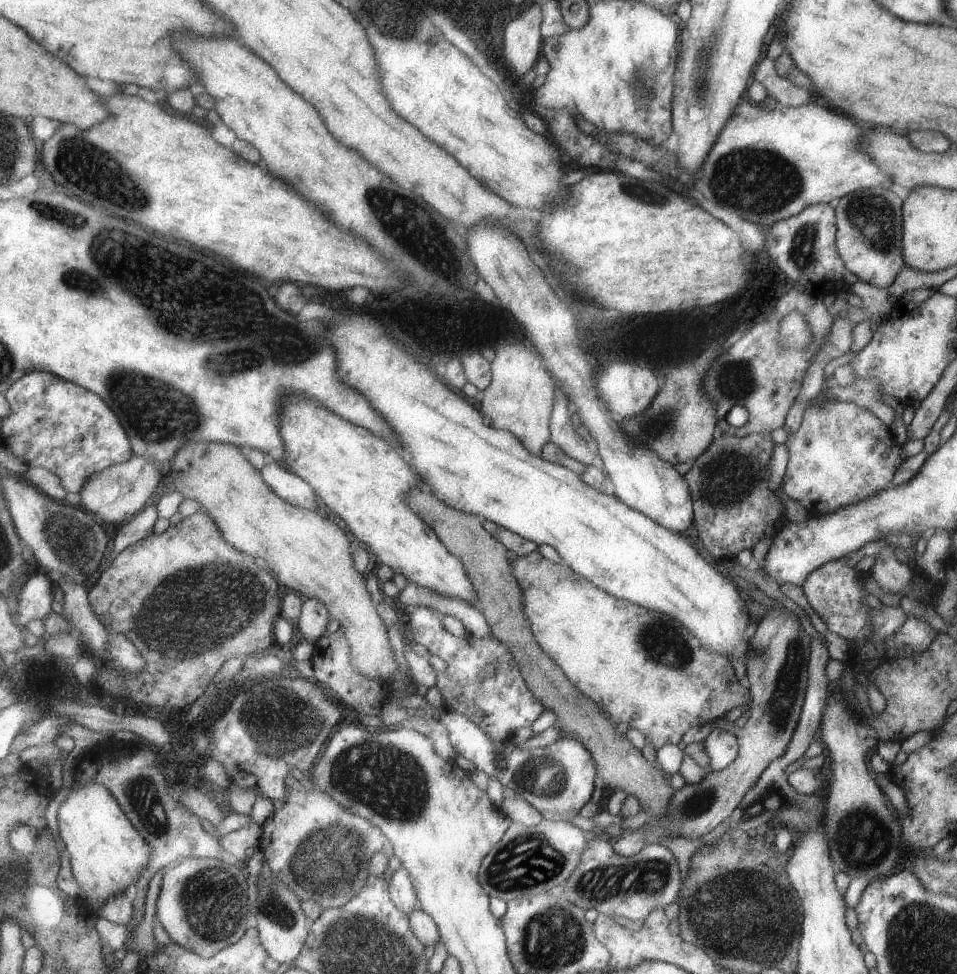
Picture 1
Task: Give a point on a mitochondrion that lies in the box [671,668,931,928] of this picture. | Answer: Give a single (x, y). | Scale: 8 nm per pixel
(863, 840)

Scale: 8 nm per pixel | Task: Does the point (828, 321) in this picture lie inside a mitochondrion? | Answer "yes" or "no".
no

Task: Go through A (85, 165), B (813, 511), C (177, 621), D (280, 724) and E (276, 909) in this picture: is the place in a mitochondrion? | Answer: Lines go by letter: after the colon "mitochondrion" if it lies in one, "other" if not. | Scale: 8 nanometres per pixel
A: mitochondrion
B: other
C: mitochondrion
D: mitochondrion
E: mitochondrion

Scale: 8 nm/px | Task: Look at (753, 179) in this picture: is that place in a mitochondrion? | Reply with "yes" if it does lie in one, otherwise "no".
yes

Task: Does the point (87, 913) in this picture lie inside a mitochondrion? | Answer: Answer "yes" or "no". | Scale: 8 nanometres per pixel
no

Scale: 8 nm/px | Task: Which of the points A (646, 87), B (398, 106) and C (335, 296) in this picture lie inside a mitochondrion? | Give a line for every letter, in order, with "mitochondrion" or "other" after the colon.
A: mitochondrion
B: other
C: other

